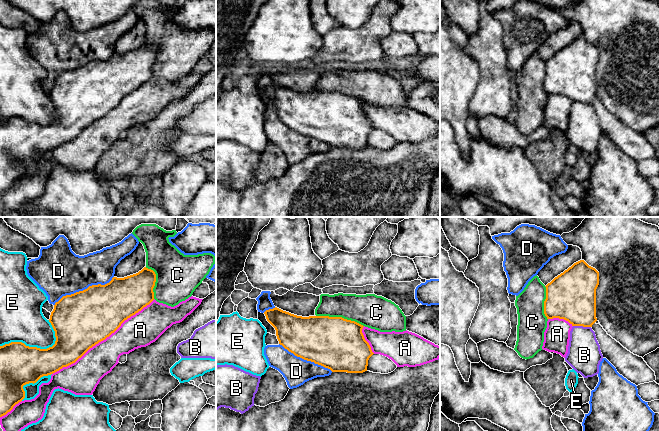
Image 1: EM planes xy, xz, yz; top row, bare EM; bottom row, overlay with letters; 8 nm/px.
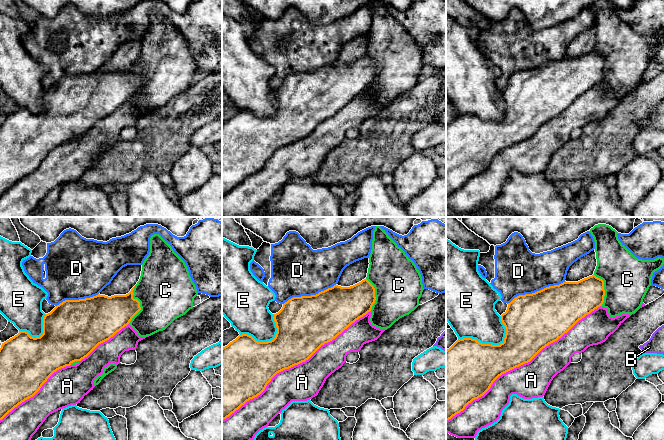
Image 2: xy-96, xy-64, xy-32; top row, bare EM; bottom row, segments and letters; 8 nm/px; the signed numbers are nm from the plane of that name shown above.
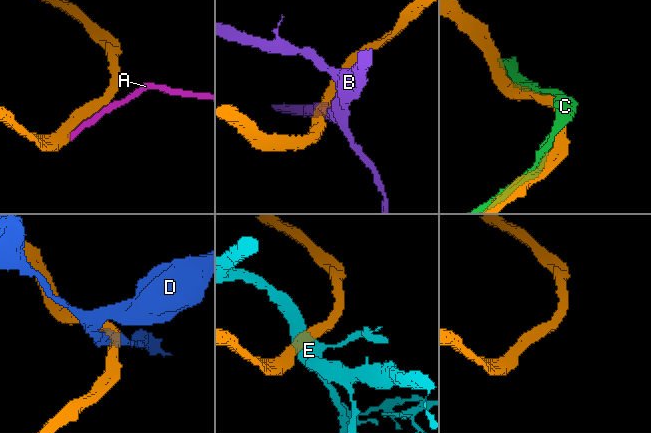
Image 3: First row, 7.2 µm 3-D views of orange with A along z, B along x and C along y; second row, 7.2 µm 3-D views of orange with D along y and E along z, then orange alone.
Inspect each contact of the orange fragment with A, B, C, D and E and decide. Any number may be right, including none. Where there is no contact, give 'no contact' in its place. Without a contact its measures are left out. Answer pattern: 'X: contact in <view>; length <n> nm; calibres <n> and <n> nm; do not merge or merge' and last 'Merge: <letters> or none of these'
A: contact in xy; length 1000 nm; calibres 460 and 240 nm; merge
B: contact in yz; length 140 nm; calibres 380 and 280 nm; do not merge
C: contact in xz; length 400 nm; calibres 420 and 260 nm; do not merge
D: contact in xy; length 550 nm; calibres 460 and 380 nm; do not merge
E: contact in xy; length 460 nm; calibres 320 and 360 nm; do not merge
Merge: A

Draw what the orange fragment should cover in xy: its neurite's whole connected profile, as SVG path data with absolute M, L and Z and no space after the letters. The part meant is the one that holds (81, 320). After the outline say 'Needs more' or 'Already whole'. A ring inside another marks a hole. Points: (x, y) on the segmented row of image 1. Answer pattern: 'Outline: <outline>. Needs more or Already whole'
Outline: M144 267L136 274L124 278L113 277L105 285L92 285L83 291L63 296L55 303L49 319L56 337L52 347L40 349L26 346L22 342L0 346L0 425L3 431L21 431L41 420L55 389L59 388L75 395L92 395L100 380L119 363L121 355L155 342L173 324L182 322L203 300L191 296L174 307L159 303L154 299L155 282L155 272ZM48 375L51 379L39 386L39 394L34 399L25 400L23 386L34 384L41 377Z. Needs more

